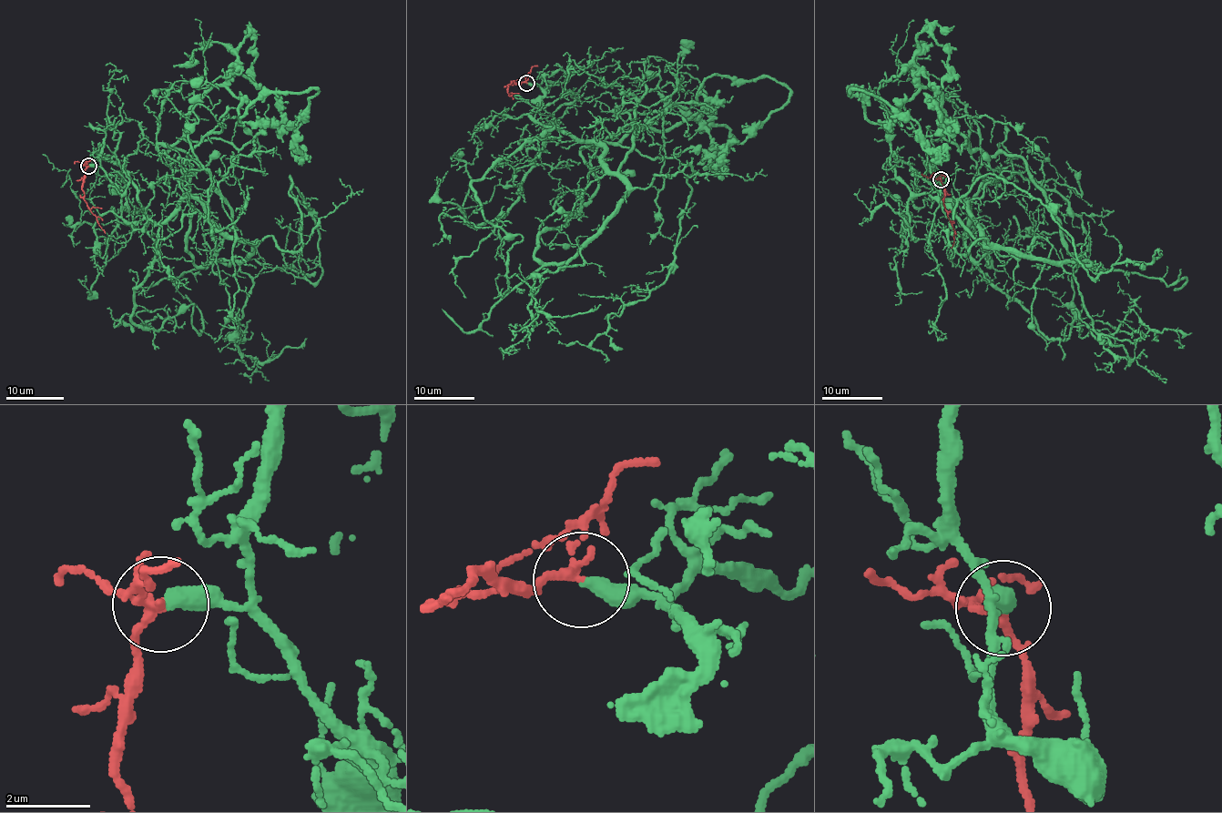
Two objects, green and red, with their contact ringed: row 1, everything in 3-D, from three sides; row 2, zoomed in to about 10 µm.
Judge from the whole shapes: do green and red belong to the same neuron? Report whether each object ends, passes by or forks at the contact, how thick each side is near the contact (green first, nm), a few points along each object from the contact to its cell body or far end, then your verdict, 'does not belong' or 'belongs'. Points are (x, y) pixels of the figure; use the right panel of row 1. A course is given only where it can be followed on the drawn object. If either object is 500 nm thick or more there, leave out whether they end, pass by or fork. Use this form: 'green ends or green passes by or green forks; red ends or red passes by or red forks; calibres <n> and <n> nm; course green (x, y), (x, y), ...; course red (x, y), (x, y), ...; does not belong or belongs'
green ends; red passes by; calibres 400 and 200 nm; course green (941, 179), (990, 243), (962, 254), (957, 200), (995, 174), (1095, 279), (1163, 254); course red (941, 179), (943, 184), (943, 201), (953, 230), (952, 248); belongs

